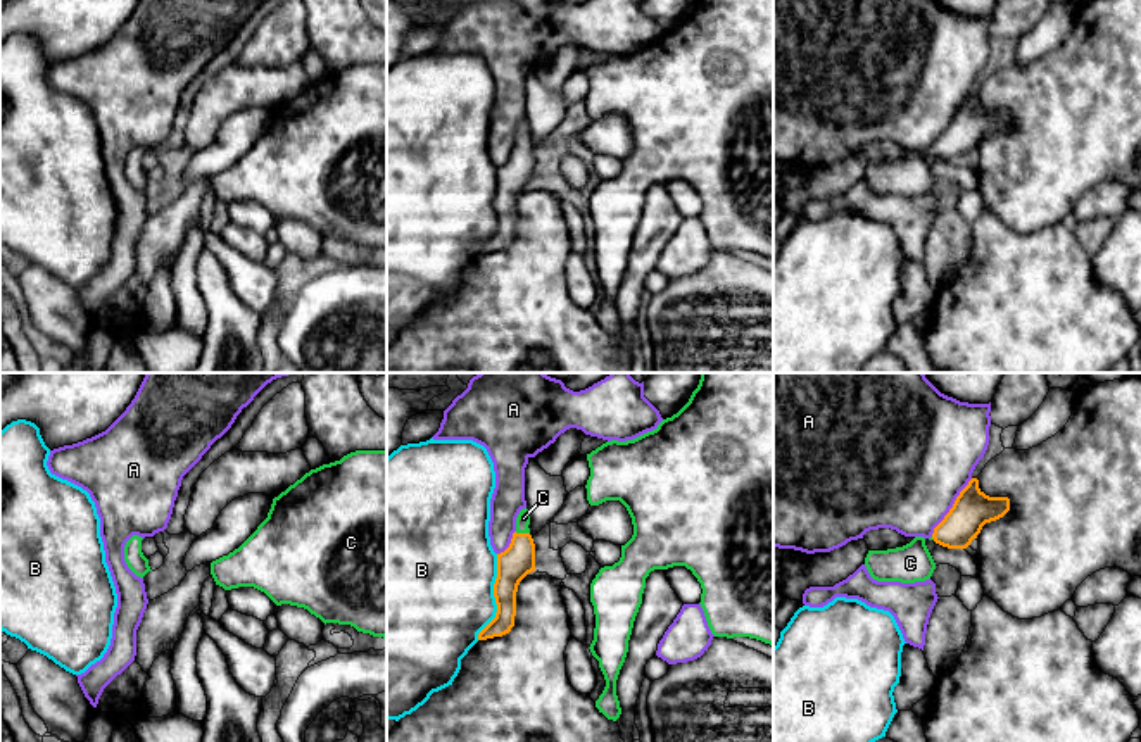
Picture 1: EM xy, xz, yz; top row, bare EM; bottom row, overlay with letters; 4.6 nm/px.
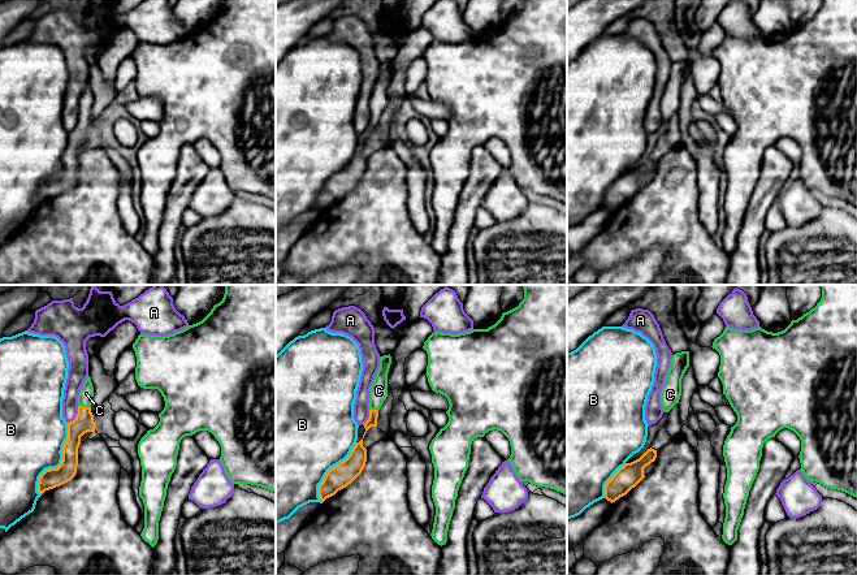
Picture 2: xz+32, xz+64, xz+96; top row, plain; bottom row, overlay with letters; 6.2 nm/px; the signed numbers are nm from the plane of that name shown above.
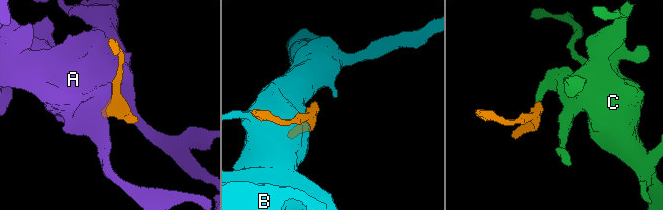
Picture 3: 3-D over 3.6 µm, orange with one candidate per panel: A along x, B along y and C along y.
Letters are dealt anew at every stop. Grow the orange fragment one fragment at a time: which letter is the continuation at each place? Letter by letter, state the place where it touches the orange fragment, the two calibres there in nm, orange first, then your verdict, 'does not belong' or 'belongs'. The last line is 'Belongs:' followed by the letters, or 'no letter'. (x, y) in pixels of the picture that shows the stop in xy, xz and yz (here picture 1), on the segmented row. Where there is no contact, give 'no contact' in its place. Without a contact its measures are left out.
A: meets orange in yz at (951, 508); 180 nm thick on the orange side, 500 nm on the other; does not belong
B: meets orange in xz at (494, 596); 160 nm thick on the orange side, 500 nm on the other; does not belong
C: meets orange in xz at (522, 534); 160 nm thick on the orange side, 60 nm on the other; belongs
Belongs: C

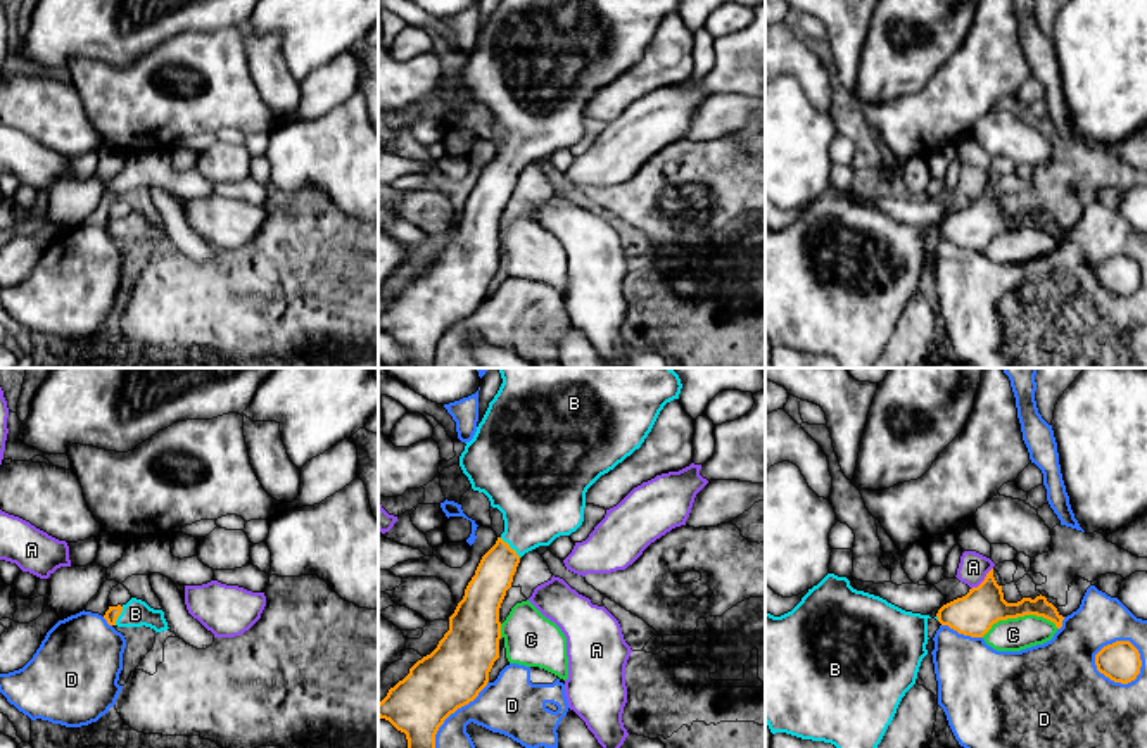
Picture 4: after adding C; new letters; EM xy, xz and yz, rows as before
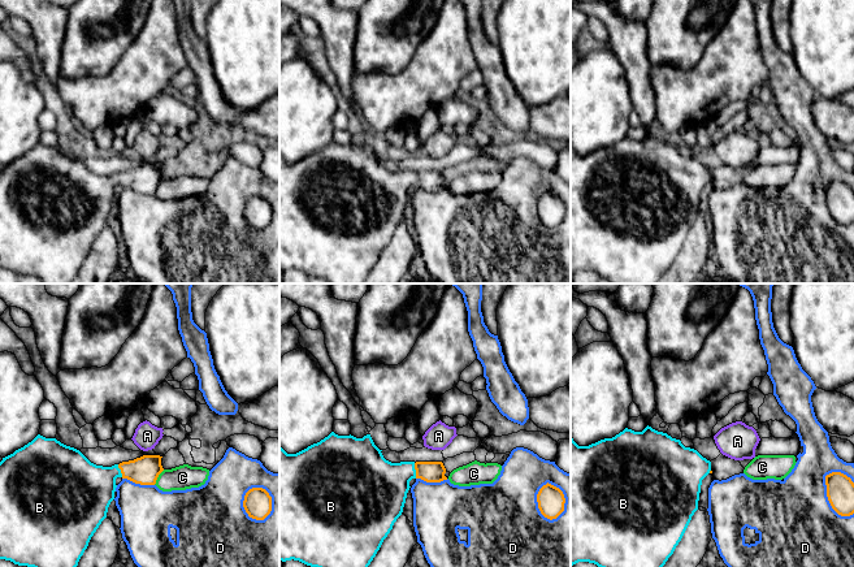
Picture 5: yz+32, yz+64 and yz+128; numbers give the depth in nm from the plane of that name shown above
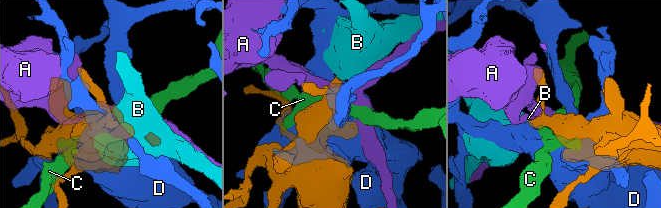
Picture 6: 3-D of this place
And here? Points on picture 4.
A: meets orange in yz at (985, 579); 200 nm thick on the orange side, 140 nm on the other; does not belong
B: meets orange in xz at (508, 546); 180 nm thick on the orange side, 360 nm on the other; belongs
C: meets orange in yz at (1020, 615); 200 nm thick on the orange side, 160 nm on the other; does not belong
D: meets orange in yz at (1113, 679); 180 nm thick on the orange side, 420 nm on the other; does not belong
Belongs: B

